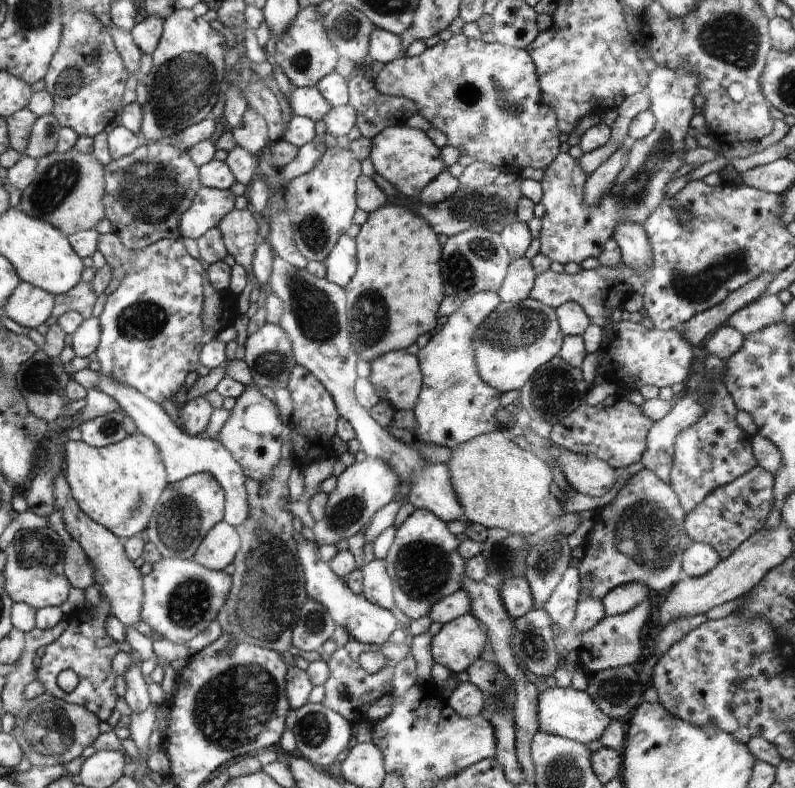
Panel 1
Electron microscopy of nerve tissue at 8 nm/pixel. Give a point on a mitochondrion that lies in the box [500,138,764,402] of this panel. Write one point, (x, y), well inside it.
(692, 287)

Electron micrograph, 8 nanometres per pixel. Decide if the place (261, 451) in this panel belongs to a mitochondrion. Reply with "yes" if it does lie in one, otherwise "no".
no

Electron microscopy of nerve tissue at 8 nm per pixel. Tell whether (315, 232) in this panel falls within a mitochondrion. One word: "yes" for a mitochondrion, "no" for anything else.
yes

